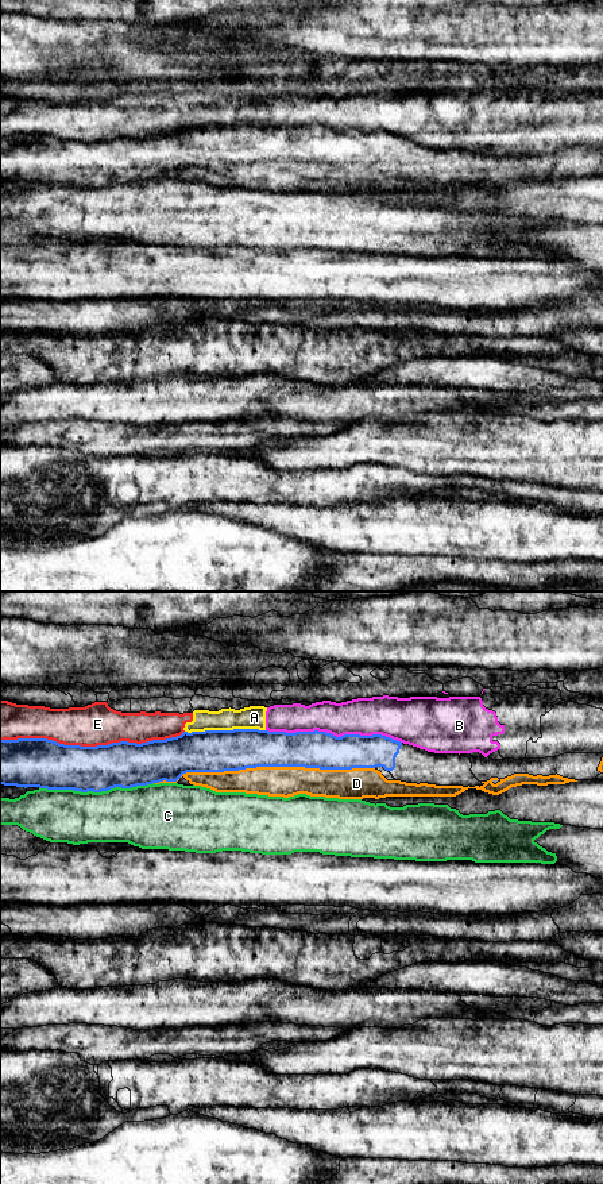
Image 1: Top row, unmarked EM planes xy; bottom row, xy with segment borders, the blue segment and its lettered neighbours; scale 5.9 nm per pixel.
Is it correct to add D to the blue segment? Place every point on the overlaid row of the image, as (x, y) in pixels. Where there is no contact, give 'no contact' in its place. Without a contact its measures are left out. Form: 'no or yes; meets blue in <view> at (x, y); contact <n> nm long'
yes; meets blue in xy at (265, 766); contact 1300 nm long

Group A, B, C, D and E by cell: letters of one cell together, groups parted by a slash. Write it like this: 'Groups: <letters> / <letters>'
Groups: A B E / C / D

